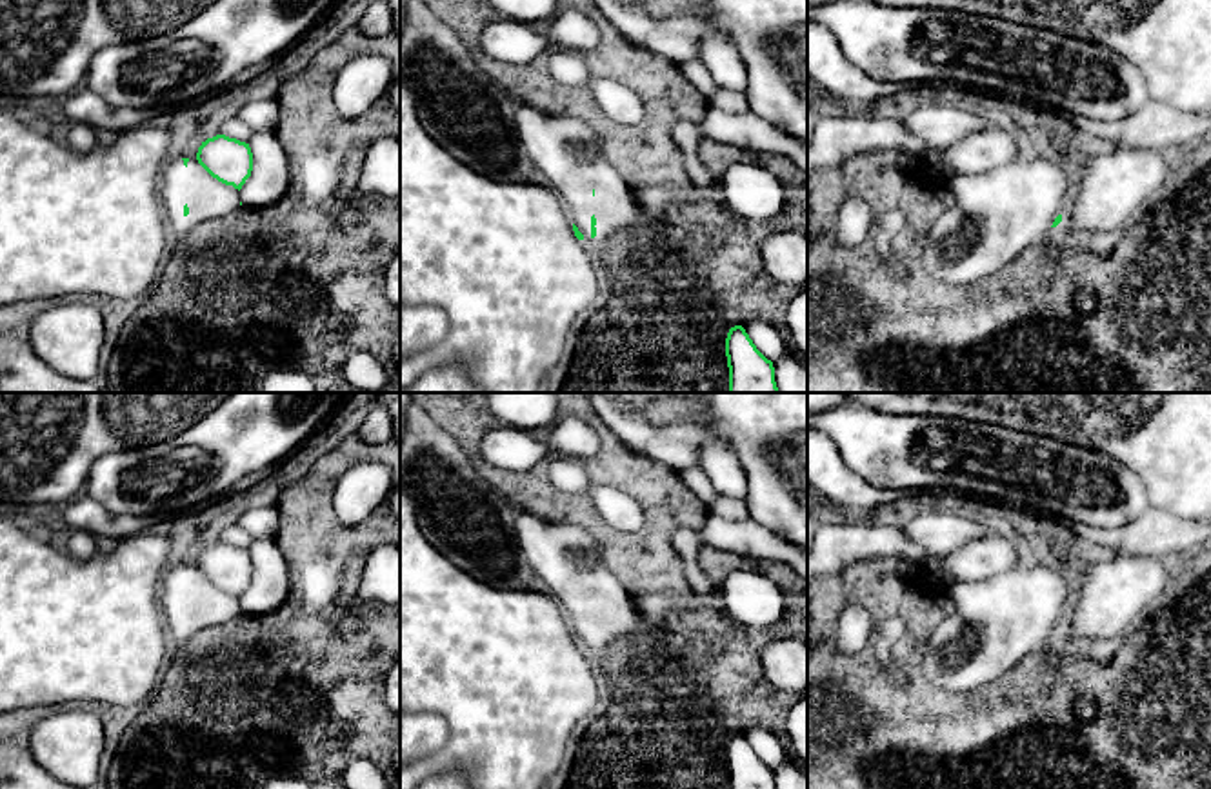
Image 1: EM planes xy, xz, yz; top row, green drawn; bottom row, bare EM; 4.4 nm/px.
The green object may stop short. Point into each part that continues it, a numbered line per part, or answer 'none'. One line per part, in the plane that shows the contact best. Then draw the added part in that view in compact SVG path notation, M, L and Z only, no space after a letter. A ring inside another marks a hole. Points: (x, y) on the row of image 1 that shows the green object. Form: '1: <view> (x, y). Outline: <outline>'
none

